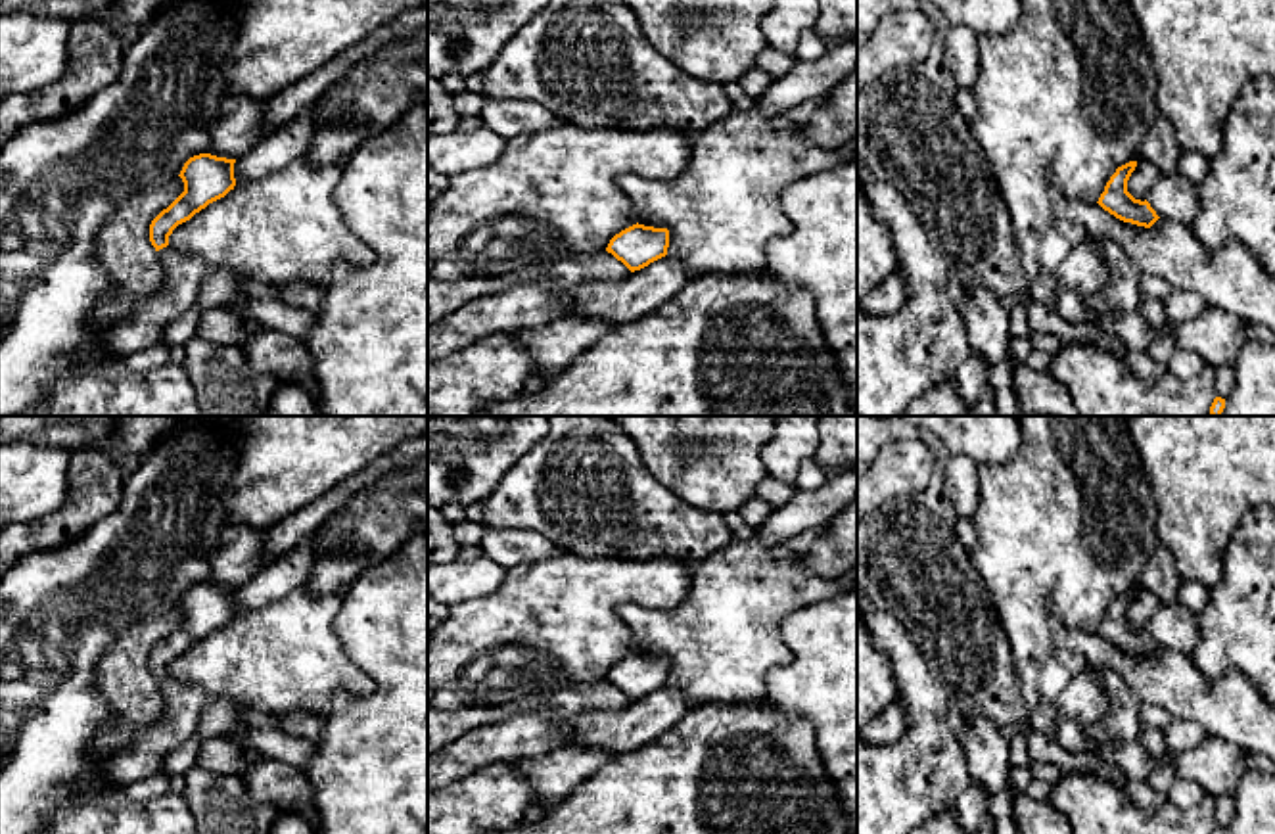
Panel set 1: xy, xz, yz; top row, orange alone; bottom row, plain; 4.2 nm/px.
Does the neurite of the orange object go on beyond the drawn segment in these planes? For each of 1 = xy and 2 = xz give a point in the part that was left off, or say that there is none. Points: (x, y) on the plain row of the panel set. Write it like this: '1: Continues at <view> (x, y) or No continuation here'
1: Continues at xy (185, 704)
2: No continuation here

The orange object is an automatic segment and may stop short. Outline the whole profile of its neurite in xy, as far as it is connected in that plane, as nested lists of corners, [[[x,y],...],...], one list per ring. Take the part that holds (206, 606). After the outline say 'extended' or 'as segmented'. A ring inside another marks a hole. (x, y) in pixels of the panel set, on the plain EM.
[[[199,583],[190,587],[180,608],[184,621],[150,654],[150,671],[165,700],[159,723],[136,732],[132,744],[107,759],[94,775],[100,784],[128,786],[163,773],[165,755],[197,734],[209,696],[196,684],[184,684],[169,675],[173,660],[190,650],[209,633],[224,627],[236,615],[236,589]]]; extended

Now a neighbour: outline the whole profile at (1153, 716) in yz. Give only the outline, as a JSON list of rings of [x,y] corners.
[[[1150,702],[1141,704],[1139,715],[1141,715],[1143,727],[1152,727],[1152,729],[1162,729],[1162,730],[1173,719],[1164,707]]]

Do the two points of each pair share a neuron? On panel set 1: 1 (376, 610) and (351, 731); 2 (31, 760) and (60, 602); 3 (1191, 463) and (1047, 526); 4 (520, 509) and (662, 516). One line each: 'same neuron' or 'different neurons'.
1: same neuron
2: same neuron
3: different neurons
4: same neuron

